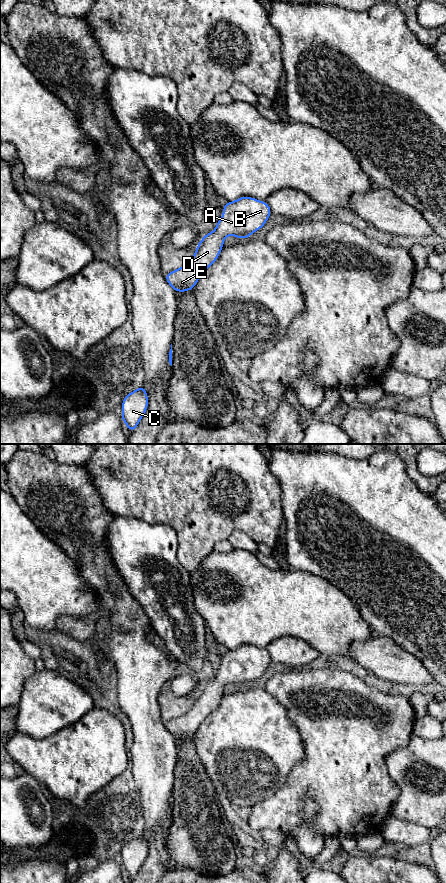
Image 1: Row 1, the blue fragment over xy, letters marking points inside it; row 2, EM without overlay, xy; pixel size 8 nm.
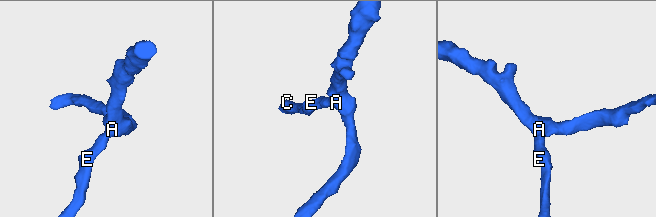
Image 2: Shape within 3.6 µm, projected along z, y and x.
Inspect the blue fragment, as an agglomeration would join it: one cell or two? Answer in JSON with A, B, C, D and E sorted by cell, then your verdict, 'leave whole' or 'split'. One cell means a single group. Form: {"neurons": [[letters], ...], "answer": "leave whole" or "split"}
{"neurons": [["A", "B", "C", "D", "E"]], "answer": "leave whole"}

